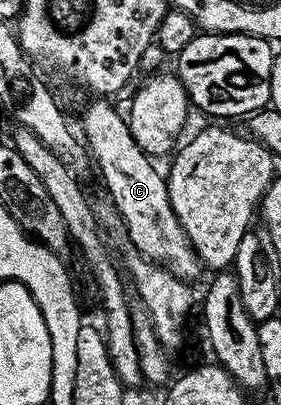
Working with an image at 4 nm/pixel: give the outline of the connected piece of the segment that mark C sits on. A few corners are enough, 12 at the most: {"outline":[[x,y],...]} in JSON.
{"outline":[[108,100],[83,141],[139,255],[176,278],[202,263],[163,173]]}

